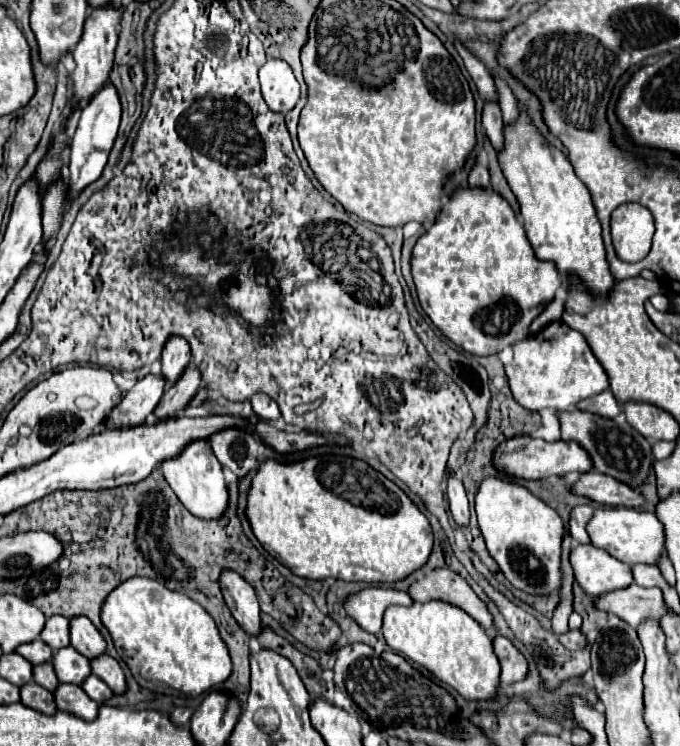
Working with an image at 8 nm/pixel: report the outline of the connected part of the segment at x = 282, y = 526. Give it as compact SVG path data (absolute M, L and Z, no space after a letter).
M318 453L318 455L310 455L304 457L300 461L292 461L292 463L284 463L284 461L276 461L276 459L266 459L260 463L256 475L252 477L252 485L248 491L248 505L246 505L246 517L250 521L250 527L256 535L256 539L262 543L262 547L276 559L280 561L284 567L288 567L294 575L306 577L306 579L326 579L326 577L334 577L334 579L342 579L342 581L366 581L366 583L392 583L398 579L404 579L406 575L410 575L412 571L420 569L430 551L432 551L432 529L428 519L420 513L420 509L406 497L406 493L394 485L390 479L386 479L382 473L378 473L376 469L372 469L366 461L354 459L350 455L338 455L338 453Z

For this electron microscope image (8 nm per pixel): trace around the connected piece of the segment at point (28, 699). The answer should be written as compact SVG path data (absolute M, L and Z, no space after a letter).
M36 683L22 685L22 687L20 687L20 701L22 701L26 707L36 709L36 711L40 711L40 713L46 713L46 715L56 713L54 695L52 695L48 689L42 689L42 687L36 685Z

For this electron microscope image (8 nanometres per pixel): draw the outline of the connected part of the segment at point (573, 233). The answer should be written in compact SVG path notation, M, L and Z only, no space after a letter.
M524 105L518 109L518 119L504 125L504 145L498 151L498 161L510 189L518 197L526 237L536 257L554 261L566 277L576 273L594 295L608 293L614 285L614 277L608 269L602 229L590 191L574 173L568 155L542 137Z

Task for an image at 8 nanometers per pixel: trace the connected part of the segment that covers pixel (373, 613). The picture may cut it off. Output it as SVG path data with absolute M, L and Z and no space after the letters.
M368 587L358 593L350 593L344 601L348 617L352 617L364 631L378 633L382 627L382 613L388 605L412 605L414 601L406 591L390 587Z

